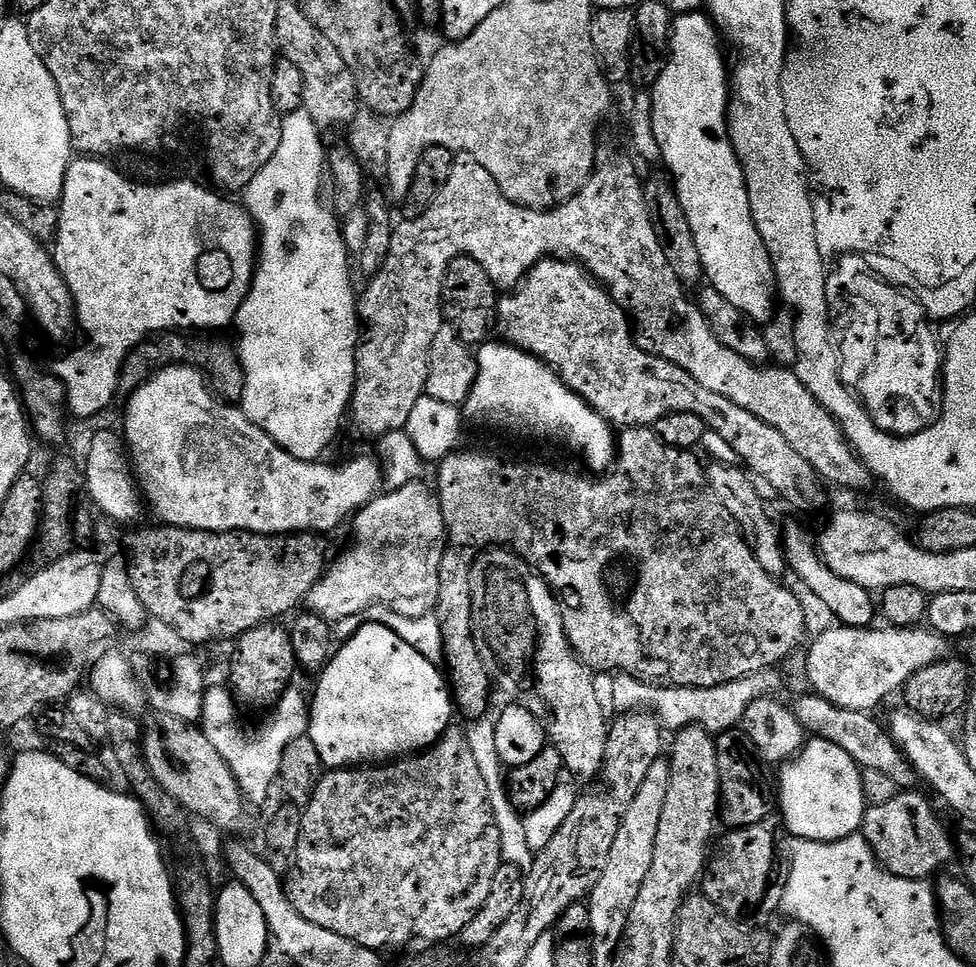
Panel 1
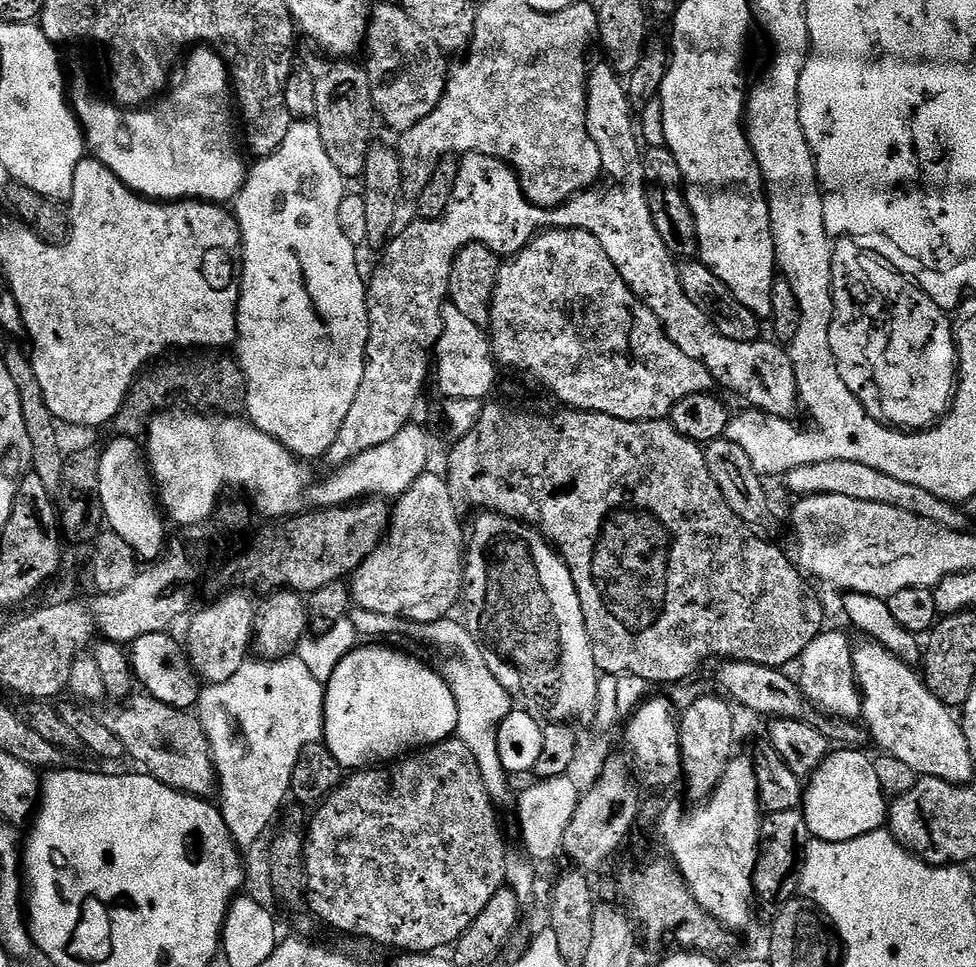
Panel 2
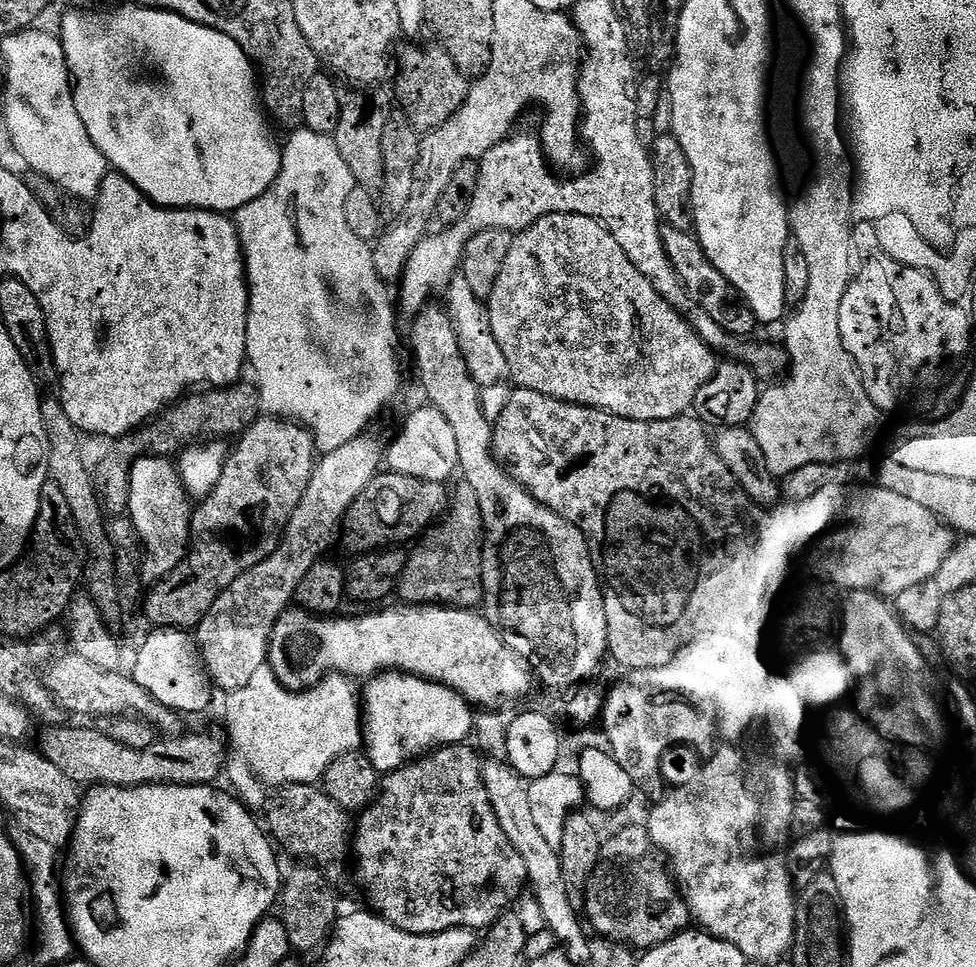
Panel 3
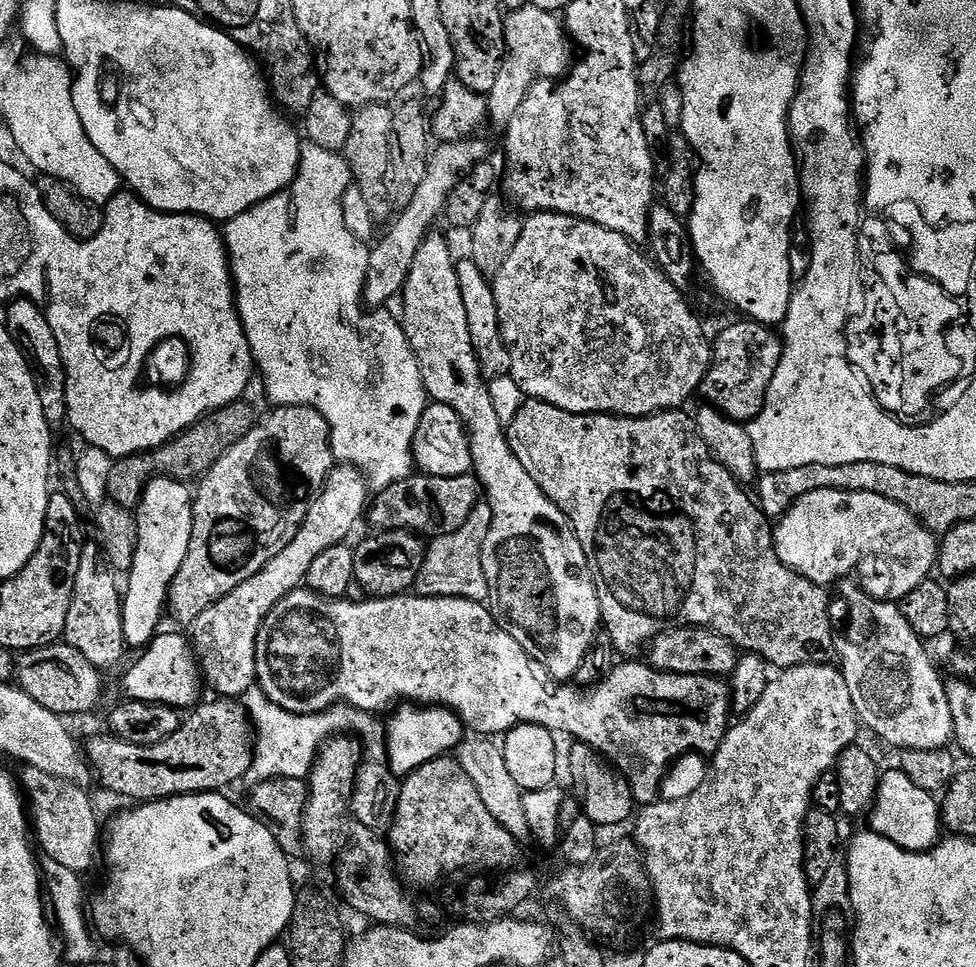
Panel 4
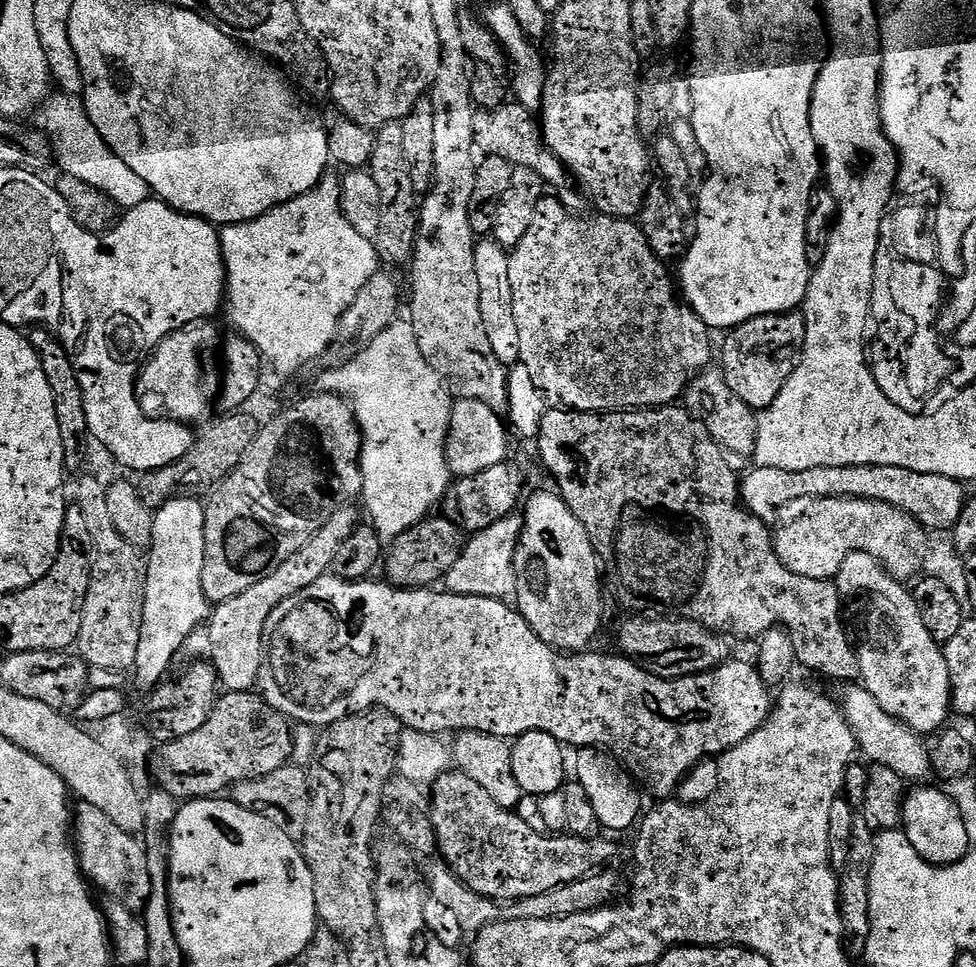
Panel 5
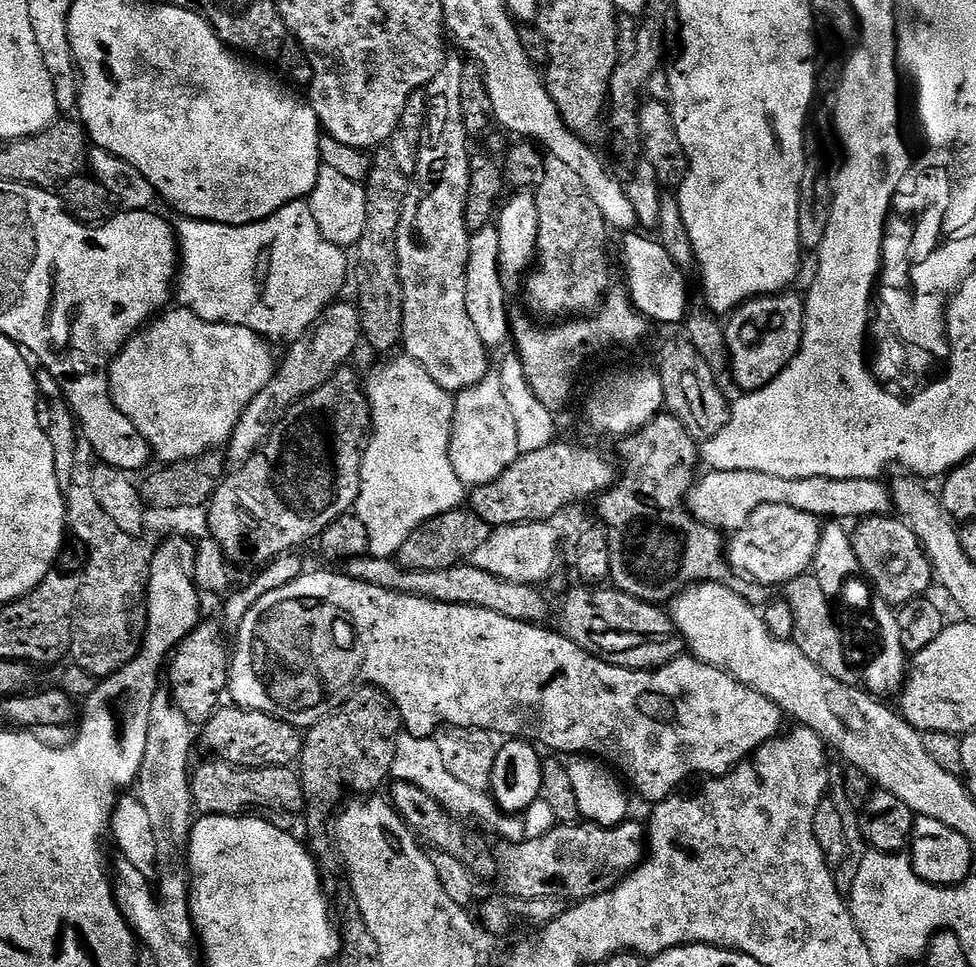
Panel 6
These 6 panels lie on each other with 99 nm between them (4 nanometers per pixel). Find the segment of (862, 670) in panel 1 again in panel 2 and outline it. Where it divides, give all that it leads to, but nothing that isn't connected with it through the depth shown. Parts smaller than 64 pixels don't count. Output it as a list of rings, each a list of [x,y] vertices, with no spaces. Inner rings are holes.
[[[823,631],[816,636],[814,642],[810,644],[803,652],[798,661],[800,667],[800,676],[798,675],[798,685],[803,696],[813,706],[821,709],[820,712],[832,717],[833,719],[841,719],[843,721],[855,721],[862,714],[862,698],[854,676],[853,666],[853,643],[850,644],[847,636],[842,632]]]

